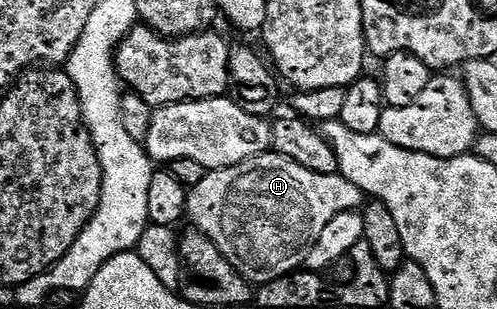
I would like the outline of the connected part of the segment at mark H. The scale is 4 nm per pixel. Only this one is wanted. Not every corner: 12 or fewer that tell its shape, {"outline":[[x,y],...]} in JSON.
{"outline":[[268,150],[208,171],[187,216],[258,286],[302,269],[343,176]]}

